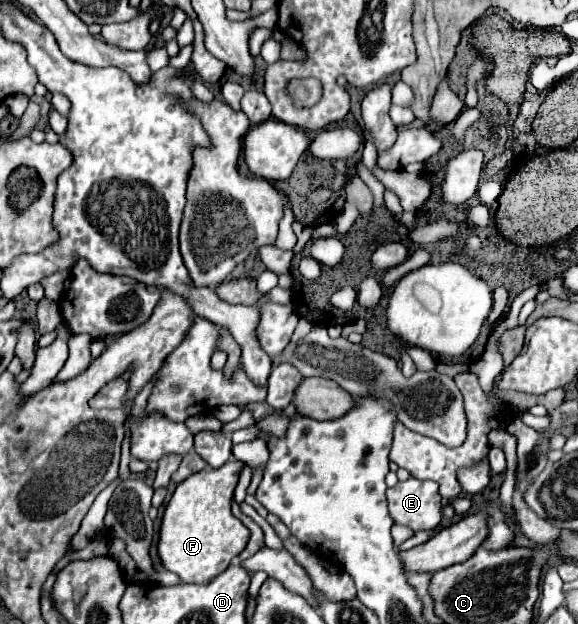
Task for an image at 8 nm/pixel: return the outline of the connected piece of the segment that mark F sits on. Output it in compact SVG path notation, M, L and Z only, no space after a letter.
M235 458L219 470L205 468L177 484L171 500L165 506L157 554L165 570L177 574L187 584L207 584L219 576L235 556L245 548L249 530L231 514L231 498L243 464Z

